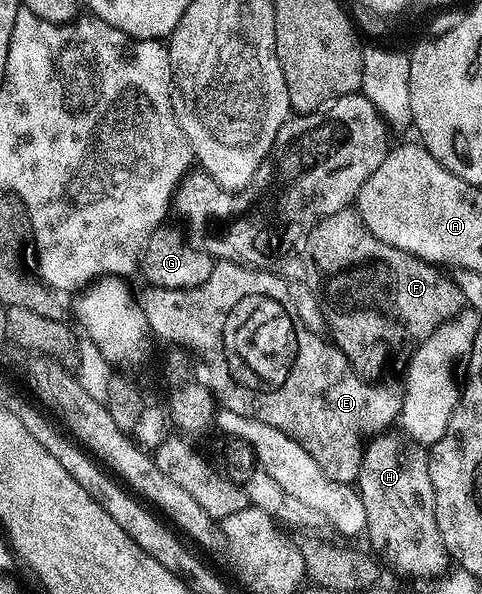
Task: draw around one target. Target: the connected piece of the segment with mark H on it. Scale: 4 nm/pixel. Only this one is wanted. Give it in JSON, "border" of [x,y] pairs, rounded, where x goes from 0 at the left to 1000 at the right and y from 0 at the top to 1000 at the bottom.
{"border":[[[801,724],[784,731],[757,749],[749,763],[751,790],[739,810],[743,830],[759,855],[759,894],[768,902],[768,916],[780,928],[793,929],[801,923],[801,936],[817,948],[817,956],[834,963],[851,956],[859,970],[892,970],[909,973],[936,955],[938,944],[921,912],[913,906],[913,886],[905,886],[905,859],[900,857],[900,827],[896,805],[888,798],[892,769],[886,756],[840,731],[817,724]]]}

